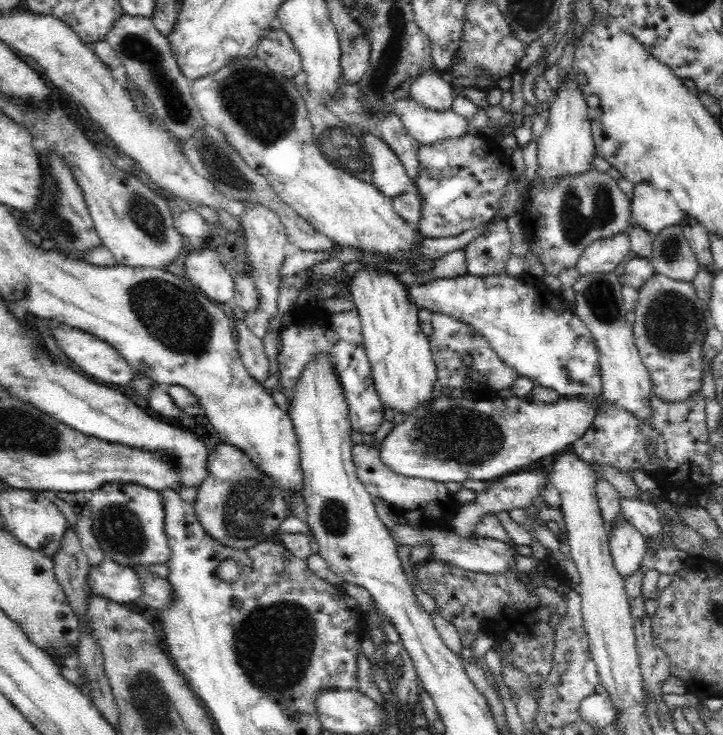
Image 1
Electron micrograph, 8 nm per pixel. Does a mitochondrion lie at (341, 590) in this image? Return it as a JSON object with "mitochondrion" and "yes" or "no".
{"mitochondrion":"no"}

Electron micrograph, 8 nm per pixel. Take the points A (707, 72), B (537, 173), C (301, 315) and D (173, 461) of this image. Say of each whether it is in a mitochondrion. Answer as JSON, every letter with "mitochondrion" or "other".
{"A":"other","B":"other","C":"other","D":"other"}

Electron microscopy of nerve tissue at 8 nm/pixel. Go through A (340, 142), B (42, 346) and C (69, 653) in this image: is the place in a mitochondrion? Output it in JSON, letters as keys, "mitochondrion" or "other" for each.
{"A":"mitochondrion","B":"other","C":"other"}

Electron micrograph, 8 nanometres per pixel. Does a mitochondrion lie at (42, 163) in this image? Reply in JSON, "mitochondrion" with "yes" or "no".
{"mitochondrion":"no"}

